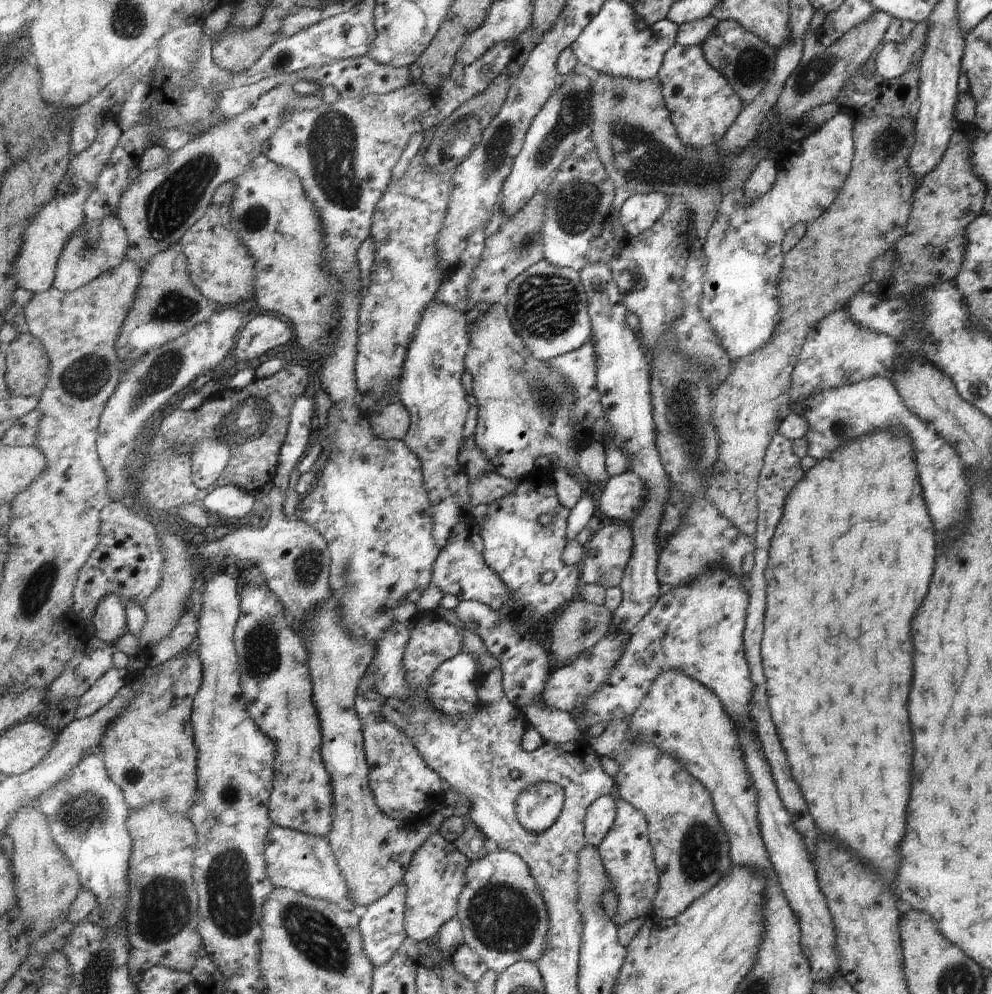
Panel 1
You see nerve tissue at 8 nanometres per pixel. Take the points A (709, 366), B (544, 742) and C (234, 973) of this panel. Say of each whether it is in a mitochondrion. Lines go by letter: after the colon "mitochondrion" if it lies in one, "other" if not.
A: mitochondrion
B: other
C: other

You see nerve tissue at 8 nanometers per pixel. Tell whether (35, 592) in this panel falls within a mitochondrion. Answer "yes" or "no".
yes

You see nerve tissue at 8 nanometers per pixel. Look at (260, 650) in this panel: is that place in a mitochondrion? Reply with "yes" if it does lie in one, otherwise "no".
yes

